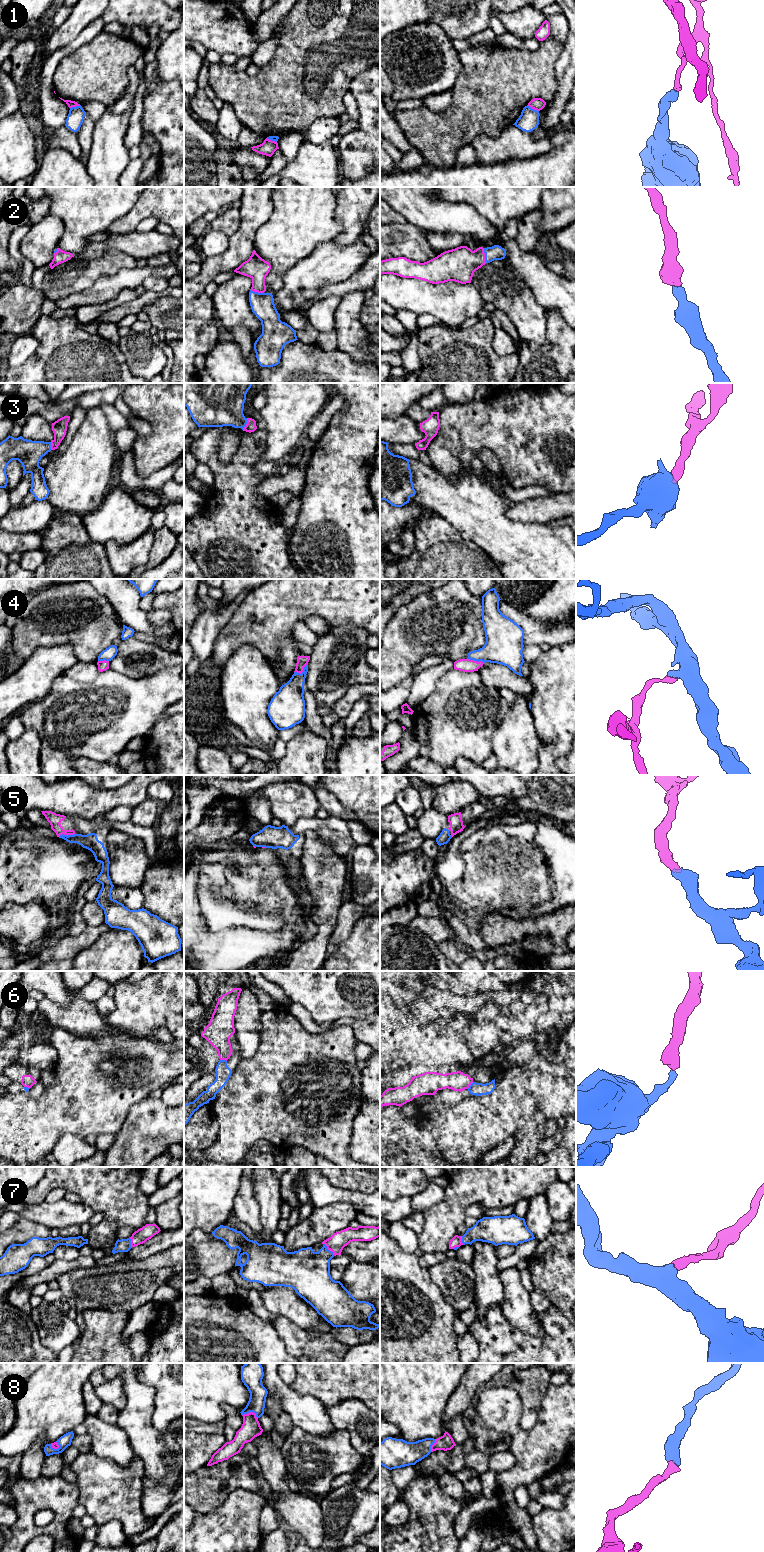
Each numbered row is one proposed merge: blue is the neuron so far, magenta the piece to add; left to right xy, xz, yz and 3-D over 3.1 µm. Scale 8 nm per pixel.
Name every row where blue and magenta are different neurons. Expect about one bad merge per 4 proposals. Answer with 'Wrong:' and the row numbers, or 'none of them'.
Wrong: 1, 4, 6

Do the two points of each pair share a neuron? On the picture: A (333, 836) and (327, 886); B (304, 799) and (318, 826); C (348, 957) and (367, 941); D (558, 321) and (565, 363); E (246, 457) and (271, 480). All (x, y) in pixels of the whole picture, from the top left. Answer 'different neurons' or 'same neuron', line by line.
A: different neurons
B: different neurons
C: same neuron
D: same neuron
E: different neurons

